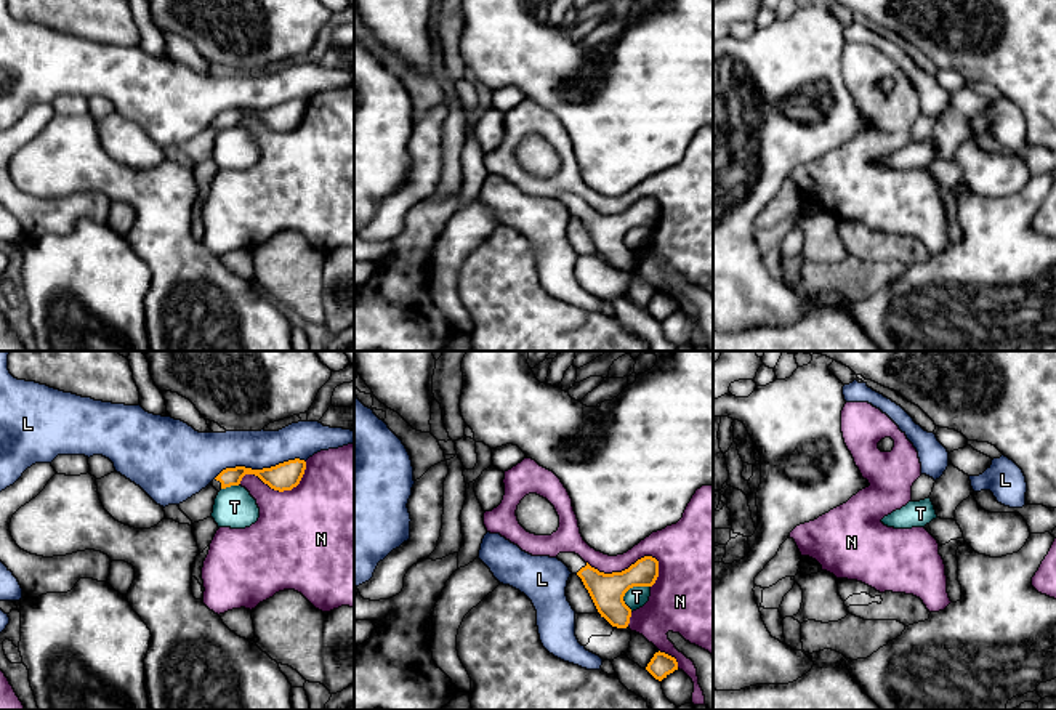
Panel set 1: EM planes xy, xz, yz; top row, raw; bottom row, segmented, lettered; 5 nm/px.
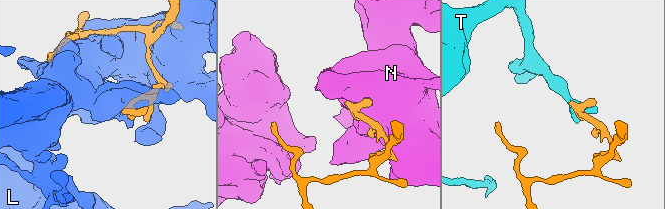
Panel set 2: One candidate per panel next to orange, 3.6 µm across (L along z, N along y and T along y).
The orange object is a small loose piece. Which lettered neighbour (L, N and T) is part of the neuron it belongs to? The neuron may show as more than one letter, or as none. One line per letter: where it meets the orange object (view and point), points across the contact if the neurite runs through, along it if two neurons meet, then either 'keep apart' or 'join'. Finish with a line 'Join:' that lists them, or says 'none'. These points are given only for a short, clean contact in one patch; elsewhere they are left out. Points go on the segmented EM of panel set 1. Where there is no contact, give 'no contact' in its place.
L: meets orange in xy at (258, 470); keep apart
N: meets orange in xz at (630, 566); keep apart
T: meets orange in xz at (628, 588); keep apart
Join: none

